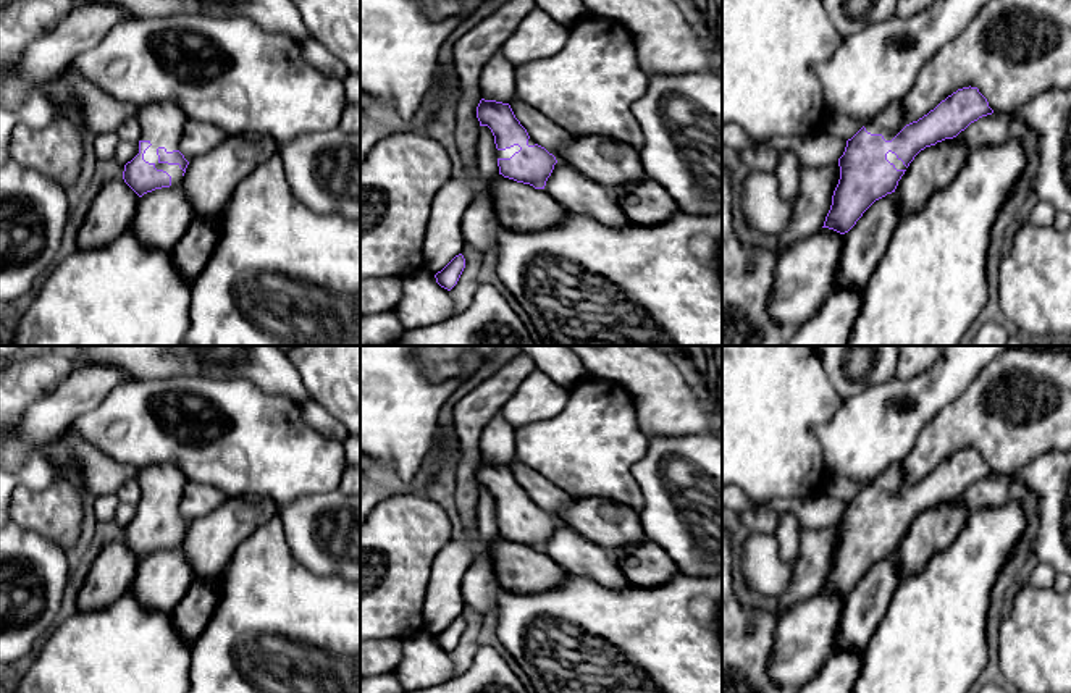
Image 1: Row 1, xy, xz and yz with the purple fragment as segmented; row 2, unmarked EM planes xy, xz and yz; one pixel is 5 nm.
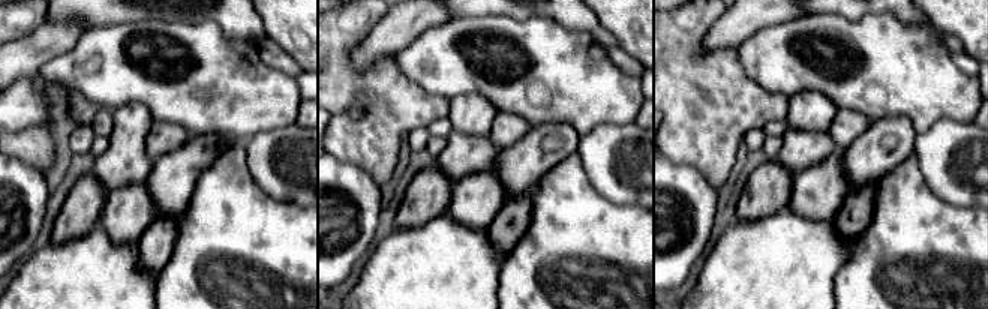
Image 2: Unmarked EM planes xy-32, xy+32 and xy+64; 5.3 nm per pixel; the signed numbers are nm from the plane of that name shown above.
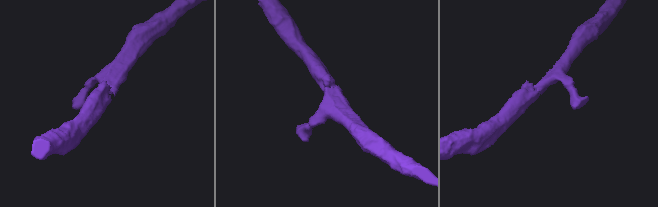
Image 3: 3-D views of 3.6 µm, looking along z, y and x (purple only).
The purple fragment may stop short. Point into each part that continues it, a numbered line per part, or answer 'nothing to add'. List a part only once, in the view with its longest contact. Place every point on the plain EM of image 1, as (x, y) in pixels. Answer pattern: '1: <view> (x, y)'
1: xy (162, 485)

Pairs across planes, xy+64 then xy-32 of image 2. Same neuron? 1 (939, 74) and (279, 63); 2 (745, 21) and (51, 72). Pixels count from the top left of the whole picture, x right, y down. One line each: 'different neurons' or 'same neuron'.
1: different neurons
2: different neurons

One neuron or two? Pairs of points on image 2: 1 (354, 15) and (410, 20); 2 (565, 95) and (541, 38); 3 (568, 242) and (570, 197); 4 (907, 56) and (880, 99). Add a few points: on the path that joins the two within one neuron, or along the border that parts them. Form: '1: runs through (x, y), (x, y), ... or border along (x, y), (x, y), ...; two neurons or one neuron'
1: border along (384, 15), (359, 42); two neurons
2: runs through (556, 81), (541, 66), (541, 51); one neuron
3: runs through (570, 231), (570, 207); one neuron
4: runs through (897, 66), (880, 83), (880, 89); one neuron

